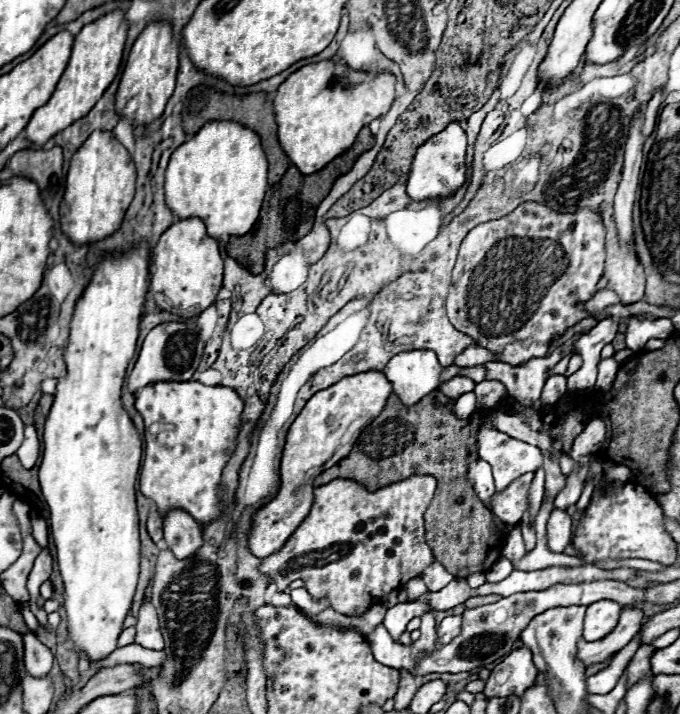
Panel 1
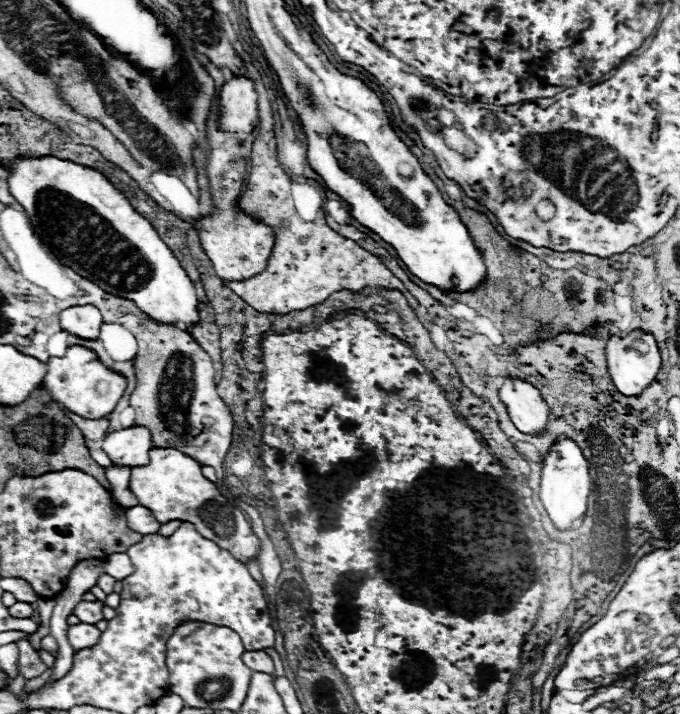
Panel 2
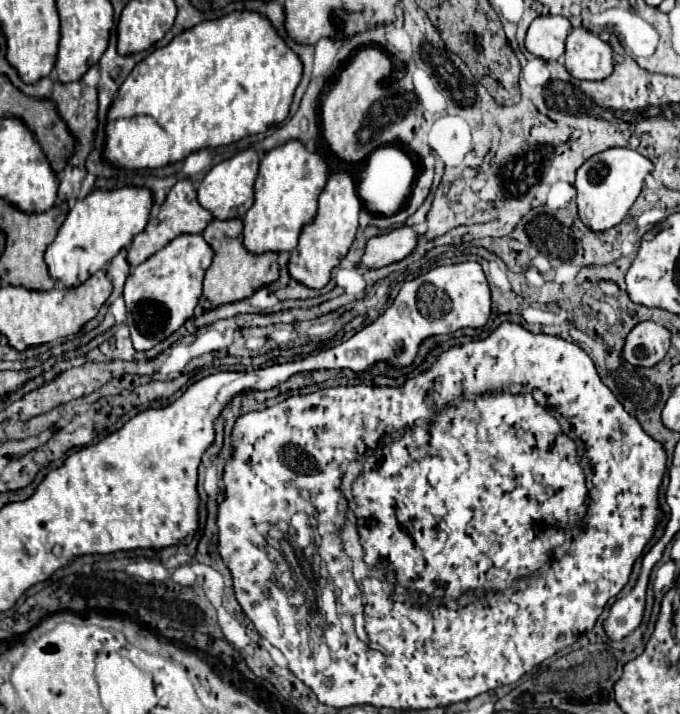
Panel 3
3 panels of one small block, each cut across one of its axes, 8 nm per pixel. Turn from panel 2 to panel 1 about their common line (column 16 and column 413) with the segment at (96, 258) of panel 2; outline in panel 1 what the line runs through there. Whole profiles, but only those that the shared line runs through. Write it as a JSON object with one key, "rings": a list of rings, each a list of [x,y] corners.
{"rings":[[[452,122],[440,134],[432,136],[418,148],[406,182],[406,192],[412,202],[448,198],[466,182],[466,144],[466,132],[460,128],[458,122]]]}

